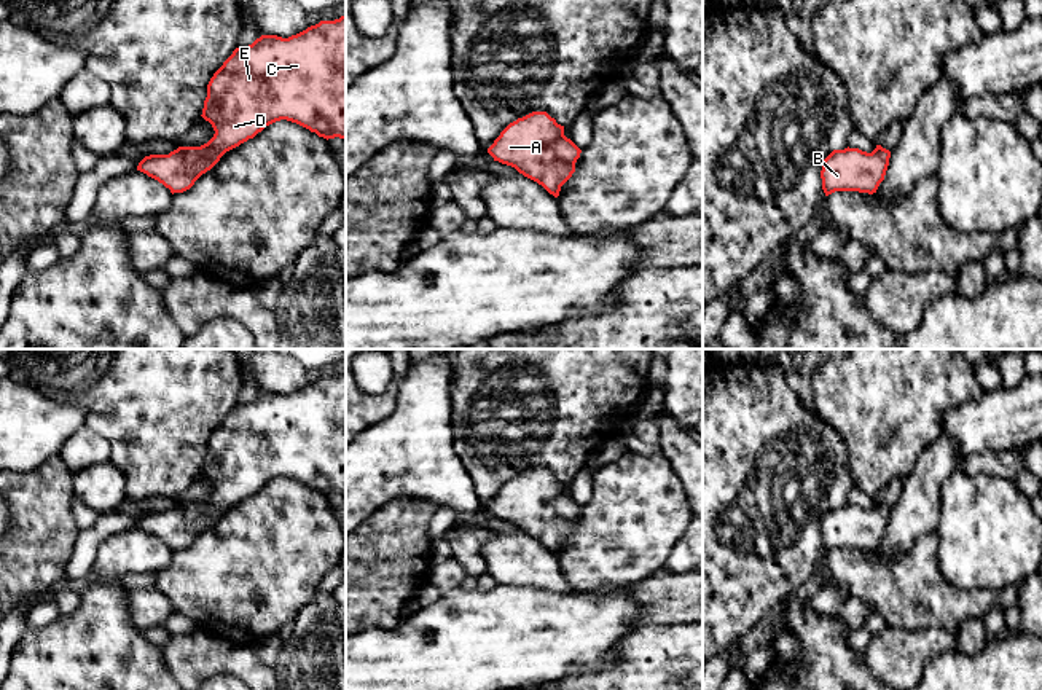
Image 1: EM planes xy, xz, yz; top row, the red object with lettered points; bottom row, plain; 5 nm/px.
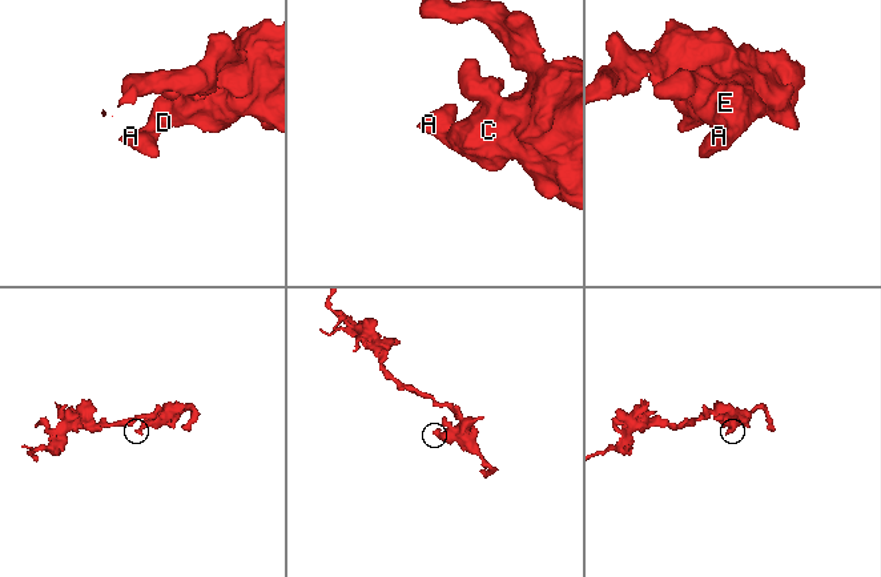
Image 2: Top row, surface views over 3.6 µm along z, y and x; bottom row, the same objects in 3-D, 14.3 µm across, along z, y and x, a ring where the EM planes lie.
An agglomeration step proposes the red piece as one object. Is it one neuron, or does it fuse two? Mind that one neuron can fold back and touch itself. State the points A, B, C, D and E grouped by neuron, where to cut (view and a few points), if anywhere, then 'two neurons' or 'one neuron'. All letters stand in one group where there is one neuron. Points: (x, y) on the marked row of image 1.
A B C D E | no cut | one neuron

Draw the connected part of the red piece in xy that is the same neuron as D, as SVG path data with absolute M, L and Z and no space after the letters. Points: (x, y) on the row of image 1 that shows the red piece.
M346 16L320 21L288 38L261 35L252 45L236 48L210 78L201 116L215 131L207 143L145 156L137 171L174 194L190 190L226 151L280 120L296 123L327 140L346 139Z

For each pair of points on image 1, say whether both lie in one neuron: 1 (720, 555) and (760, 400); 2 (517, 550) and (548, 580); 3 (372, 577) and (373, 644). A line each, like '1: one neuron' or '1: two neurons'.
1: one neuron
2: one neuron
3: two neurons

